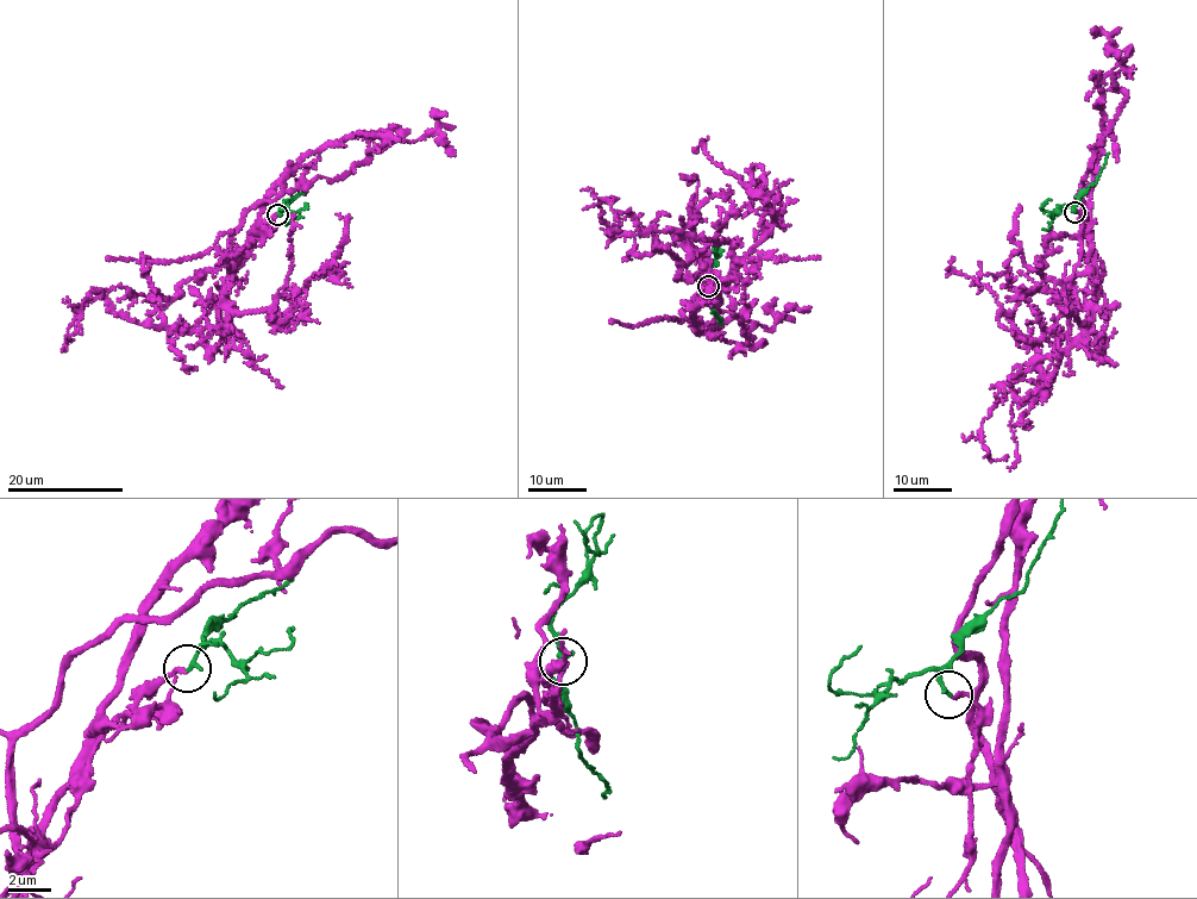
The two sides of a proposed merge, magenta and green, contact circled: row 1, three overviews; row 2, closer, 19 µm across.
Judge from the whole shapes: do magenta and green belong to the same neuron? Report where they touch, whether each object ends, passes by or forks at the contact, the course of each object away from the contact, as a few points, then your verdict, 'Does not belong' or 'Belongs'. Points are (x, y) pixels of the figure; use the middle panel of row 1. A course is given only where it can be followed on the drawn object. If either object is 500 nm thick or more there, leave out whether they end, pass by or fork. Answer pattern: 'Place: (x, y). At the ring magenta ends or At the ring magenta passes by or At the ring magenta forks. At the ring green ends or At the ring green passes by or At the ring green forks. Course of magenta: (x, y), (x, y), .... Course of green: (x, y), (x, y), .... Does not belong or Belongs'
Place: (708, 286). At the ring magenta ends. At the ring green ends. Course of magenta: (709, 286), (706, 299), (731, 278), (731, 245), (668, 229), (620, 236), (599, 204), (612, 203), (616, 220). Course of green: (708, 286), (721, 324). Belongs

